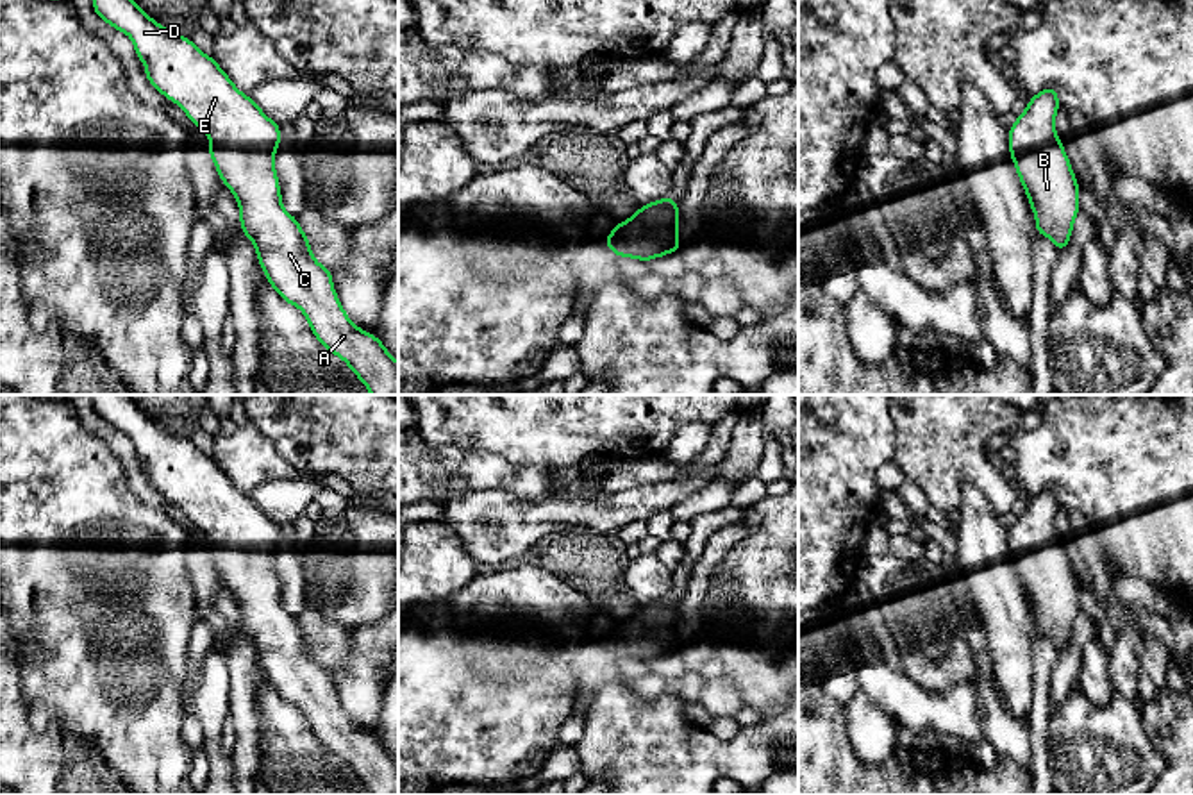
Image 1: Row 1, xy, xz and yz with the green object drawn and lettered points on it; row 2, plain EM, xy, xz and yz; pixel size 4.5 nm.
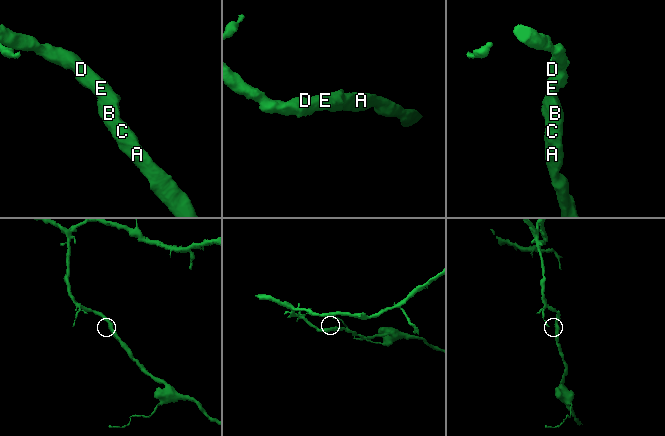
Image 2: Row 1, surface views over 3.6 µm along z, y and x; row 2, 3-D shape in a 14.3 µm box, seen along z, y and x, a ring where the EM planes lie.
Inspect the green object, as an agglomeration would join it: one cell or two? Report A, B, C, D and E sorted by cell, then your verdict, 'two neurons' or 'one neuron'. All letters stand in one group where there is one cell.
A B C D E | one neuron

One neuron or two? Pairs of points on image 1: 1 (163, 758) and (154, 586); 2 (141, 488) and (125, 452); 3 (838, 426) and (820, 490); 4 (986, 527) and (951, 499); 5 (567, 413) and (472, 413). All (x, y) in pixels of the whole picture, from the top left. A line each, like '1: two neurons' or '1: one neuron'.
1: one neuron
2: one neuron
3: one neuron
4: two neurons
5: one neuron

